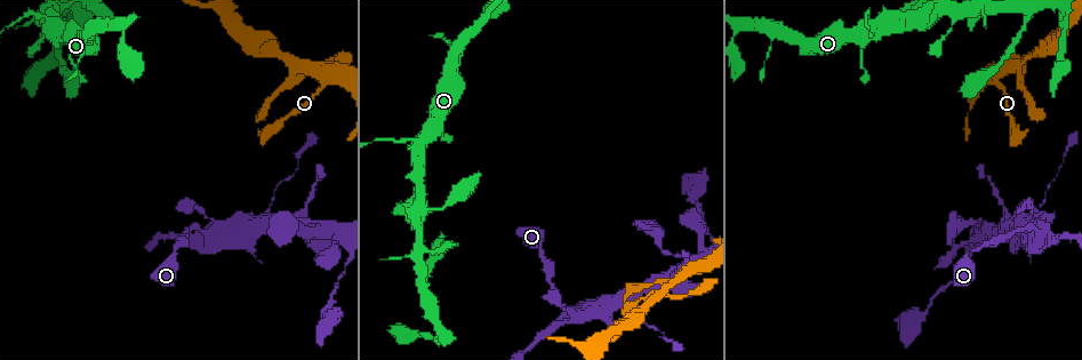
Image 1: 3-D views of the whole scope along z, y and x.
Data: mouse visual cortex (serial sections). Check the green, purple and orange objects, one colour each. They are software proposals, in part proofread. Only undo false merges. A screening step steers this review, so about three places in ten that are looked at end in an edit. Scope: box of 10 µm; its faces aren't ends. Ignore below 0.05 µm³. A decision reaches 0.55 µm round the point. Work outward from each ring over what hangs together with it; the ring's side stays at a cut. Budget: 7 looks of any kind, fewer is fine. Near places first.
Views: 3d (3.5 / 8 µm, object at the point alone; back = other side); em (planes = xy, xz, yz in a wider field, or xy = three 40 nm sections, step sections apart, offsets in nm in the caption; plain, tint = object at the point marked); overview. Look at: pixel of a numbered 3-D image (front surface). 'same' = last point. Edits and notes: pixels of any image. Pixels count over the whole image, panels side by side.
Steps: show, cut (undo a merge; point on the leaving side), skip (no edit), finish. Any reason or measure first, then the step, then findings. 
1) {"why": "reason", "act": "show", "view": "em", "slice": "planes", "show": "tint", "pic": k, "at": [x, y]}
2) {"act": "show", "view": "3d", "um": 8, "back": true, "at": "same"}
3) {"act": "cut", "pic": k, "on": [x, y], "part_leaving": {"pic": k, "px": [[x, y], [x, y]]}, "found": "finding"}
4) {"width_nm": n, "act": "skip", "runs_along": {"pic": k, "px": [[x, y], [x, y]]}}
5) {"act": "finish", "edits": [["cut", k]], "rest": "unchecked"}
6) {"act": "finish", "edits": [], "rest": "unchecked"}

{"why": "abrupt turn", "act": "show", "view": "3d", "um": 3.5, "pic": 1, "at": [301, 67]}

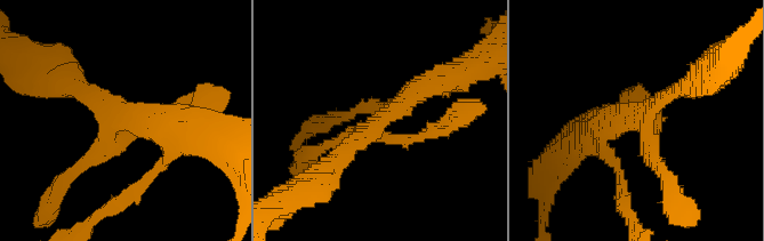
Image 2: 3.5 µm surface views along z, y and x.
{"arms": 4, "arm_widths_nm": [200, 200, 200, 250], "act": "show", "view": "em", "slice": "xy", "step": 5, "show": "tint", "pic": 2, "at": [128, 118]}

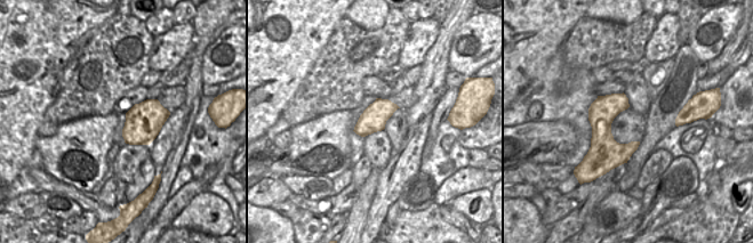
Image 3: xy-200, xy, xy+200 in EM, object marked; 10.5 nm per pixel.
{"width_nm": 260, "act": "cut", "pic": 2, "on": [79, 167], "found": "a second cell is stuck on"}

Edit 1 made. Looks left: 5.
{"why": "small branch off a trunk", "act": "show", "view": "3d", "um": 3.5, "pic": 1, "at": [579, 317]}

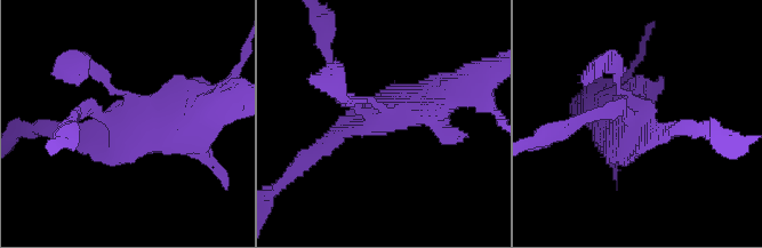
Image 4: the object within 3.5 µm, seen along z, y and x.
{"act": "show", "view": "em", "slice": "xy", "step": 2, "show": "tint", "pic": 4, "at": [635, 126]}

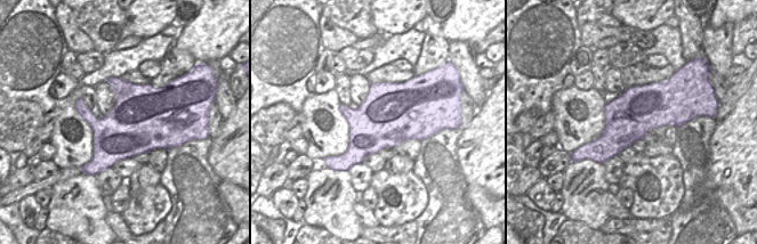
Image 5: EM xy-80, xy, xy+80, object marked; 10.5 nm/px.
{"act": "skip", "runs_along": {"pic": 4, "px": [[329, 73], [371, 117], [448, 90]]}, "found": "continuous, no second cell"}

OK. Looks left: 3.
{"why": "three-way junction", "act": "show", "view": "3d", "um": 3.5, "pic": 1, "at": [991, 233]}

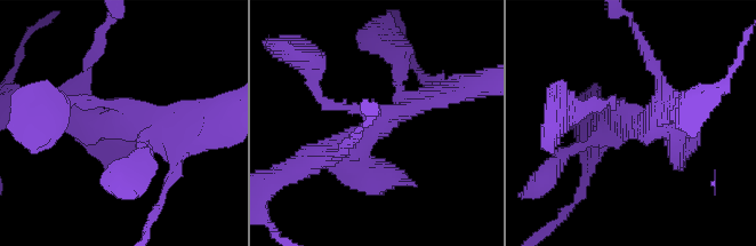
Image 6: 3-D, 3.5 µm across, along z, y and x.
{"arms": 3, "arm_widths_nm": [150, 300, 350], "act": "show", "view": "em", "slice": "xy", "step": 3, "show": "tint", "pic": 6, "at": [632, 124]}

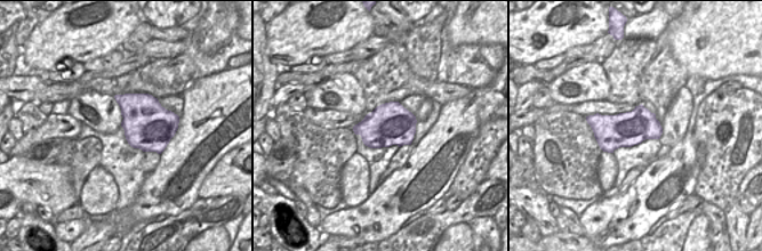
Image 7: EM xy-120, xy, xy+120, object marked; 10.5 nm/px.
{"act": "show", "view": "em", "slice": "xy", "step": 2, "show": "tint", "at": "same"}

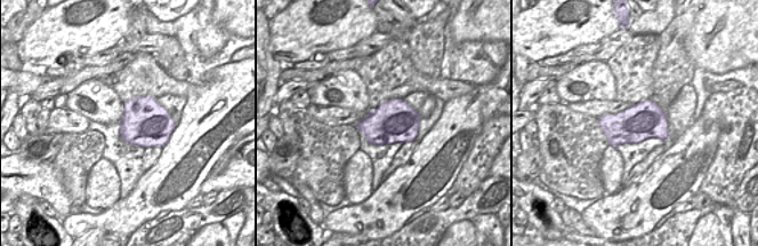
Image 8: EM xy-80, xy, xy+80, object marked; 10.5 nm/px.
{"width_nm": 440, "act": "skip", "runs_along": {"pic": 6, "px": [[310, 159], [348, 148], [428, 92]]}, "found": "continuous, no second cell"}

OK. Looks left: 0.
{"act": "finish", "edits": [["cut", 2]], "rest": "unchecked"}

